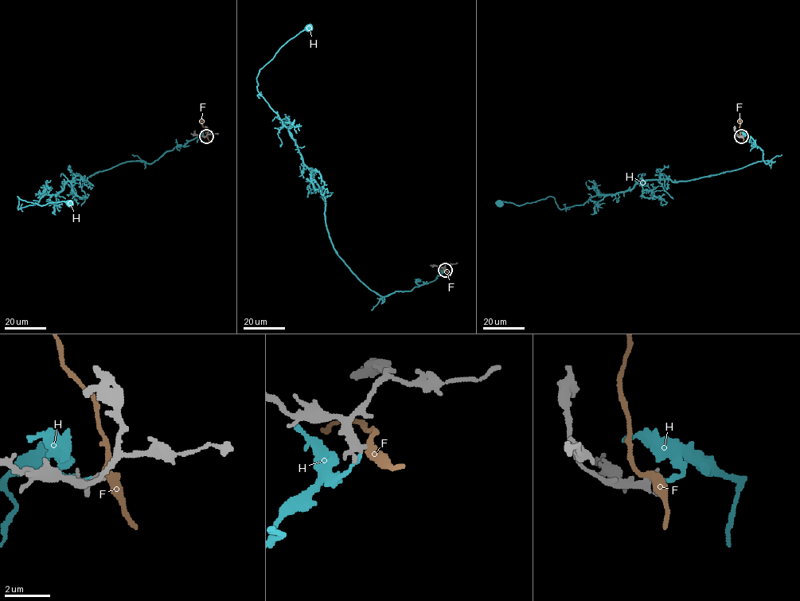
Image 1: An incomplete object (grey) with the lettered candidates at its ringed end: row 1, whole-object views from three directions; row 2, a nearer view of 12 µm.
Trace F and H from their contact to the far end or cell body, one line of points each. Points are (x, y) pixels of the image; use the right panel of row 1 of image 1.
F: (742, 136), (739, 119)
H: (742, 136), (768, 162), (692, 180), (639, 180), (561, 209), (552, 197), (500, 202)

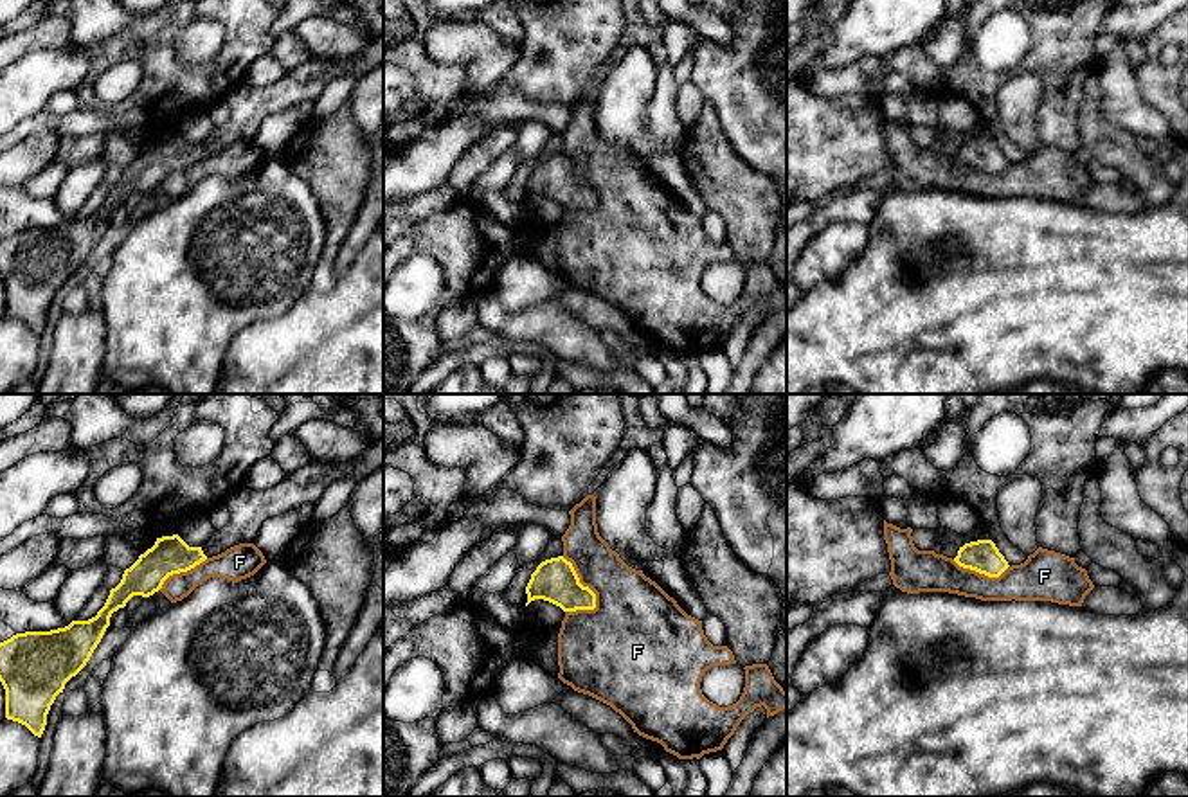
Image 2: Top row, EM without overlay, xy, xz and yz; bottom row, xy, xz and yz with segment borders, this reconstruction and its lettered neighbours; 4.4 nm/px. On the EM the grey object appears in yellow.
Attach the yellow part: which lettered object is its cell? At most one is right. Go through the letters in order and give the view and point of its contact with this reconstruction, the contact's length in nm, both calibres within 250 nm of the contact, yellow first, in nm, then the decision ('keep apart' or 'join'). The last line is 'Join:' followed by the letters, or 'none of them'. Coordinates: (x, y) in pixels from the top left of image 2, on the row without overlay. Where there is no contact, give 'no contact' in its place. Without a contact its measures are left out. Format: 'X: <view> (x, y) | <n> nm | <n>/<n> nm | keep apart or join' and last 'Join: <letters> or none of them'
F: xz (580, 180) | 280 nm | 200/300 nm | keep apart
H: no contact | keep apart
Join: none of them

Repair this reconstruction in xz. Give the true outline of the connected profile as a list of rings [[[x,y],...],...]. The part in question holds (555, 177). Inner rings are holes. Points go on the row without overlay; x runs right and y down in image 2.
[[[563,153],[542,158],[531,171],[526,191],[526,203],[535,196],[544,196],[563,209],[596,205],[596,191],[580,180],[572,160]]]

